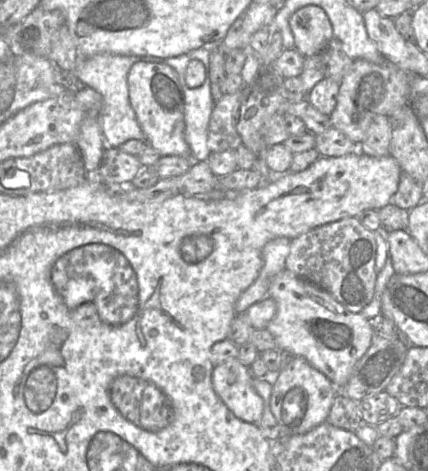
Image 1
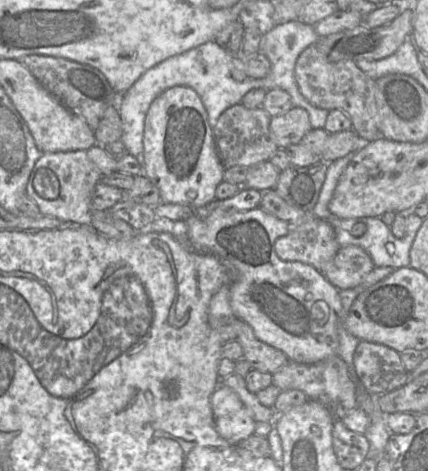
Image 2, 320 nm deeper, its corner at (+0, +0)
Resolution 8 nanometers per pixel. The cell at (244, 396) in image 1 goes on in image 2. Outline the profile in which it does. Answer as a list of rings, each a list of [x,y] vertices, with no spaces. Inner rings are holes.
[[[219,385],[211,395],[215,429],[232,445],[255,432],[255,420],[239,396],[230,387]]]

